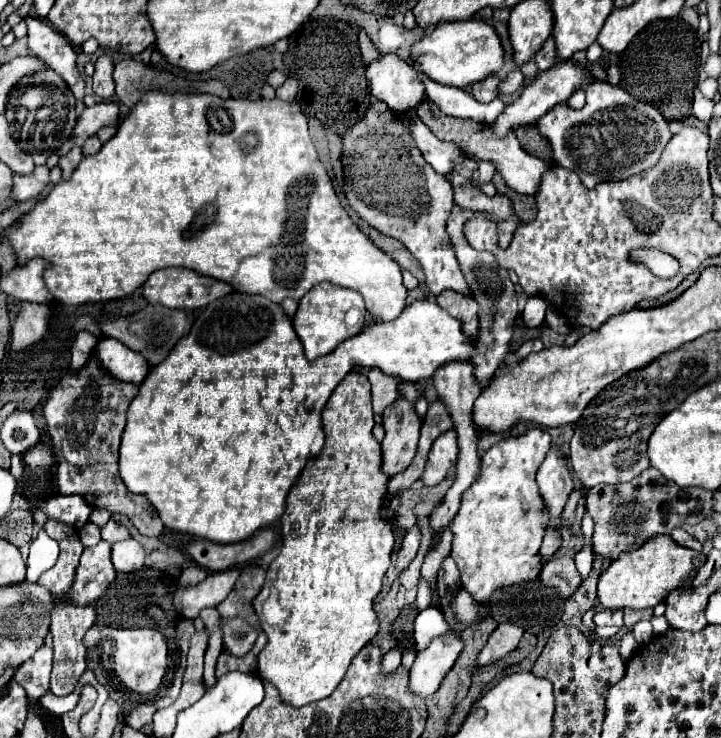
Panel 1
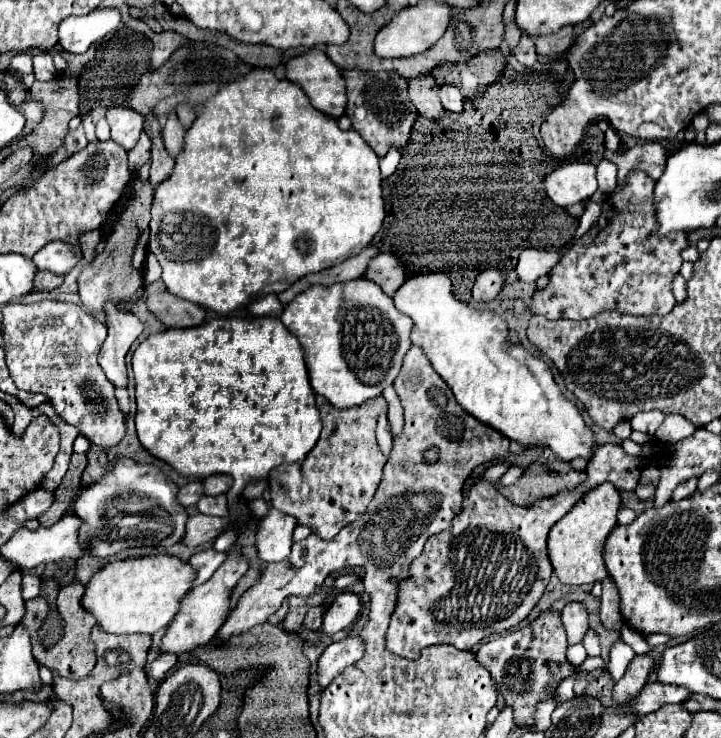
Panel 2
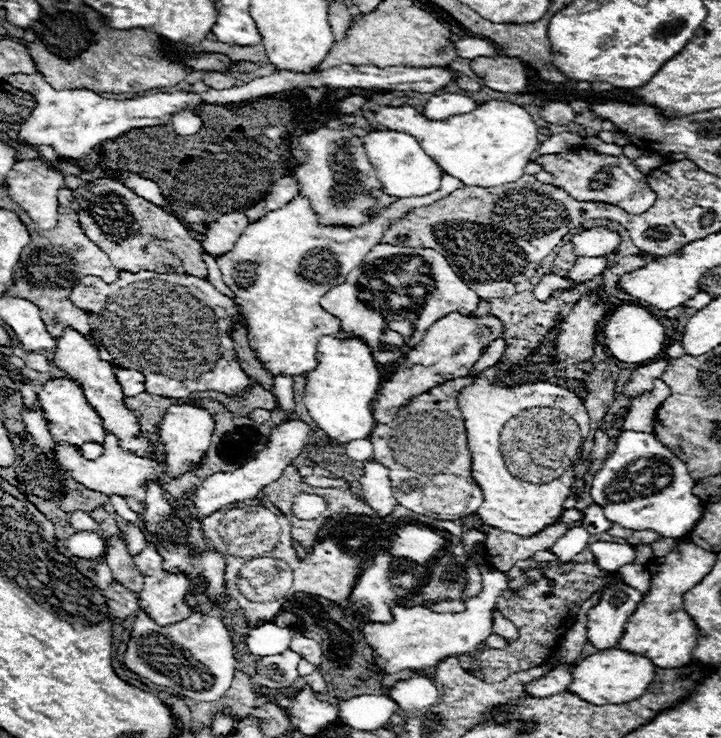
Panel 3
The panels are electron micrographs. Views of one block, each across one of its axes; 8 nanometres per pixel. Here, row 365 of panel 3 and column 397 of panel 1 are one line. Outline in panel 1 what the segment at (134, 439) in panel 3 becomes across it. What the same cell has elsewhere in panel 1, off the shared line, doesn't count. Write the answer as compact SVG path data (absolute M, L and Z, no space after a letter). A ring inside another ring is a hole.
M384 54L366 68L368 90L394 112L414 110L424 98L422 74L396 54Z

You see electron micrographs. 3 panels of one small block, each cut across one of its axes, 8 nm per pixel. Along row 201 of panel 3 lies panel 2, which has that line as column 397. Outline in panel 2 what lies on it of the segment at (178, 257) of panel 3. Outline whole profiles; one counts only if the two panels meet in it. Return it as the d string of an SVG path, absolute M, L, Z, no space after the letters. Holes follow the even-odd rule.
M344 70L342 72L346 80L346 116L350 118L354 130L364 138L364 142L370 144L370 148L384 156L390 146L404 148L412 130L412 124L416 120L418 110L410 102L406 94L406 78L398 76L396 72L364 72L364 70Z

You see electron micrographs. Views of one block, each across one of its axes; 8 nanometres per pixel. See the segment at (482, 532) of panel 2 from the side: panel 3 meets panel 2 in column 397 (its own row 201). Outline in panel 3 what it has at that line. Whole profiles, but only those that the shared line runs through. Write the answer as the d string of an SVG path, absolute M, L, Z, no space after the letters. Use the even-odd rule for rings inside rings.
M576 148L562 154L544 154L536 158L536 162L542 164L542 168L554 176L556 188L566 190L572 198L580 202L586 202L586 200L608 202L608 204L620 206L630 214L642 214L656 200L656 194L646 184L646 176L634 166L634 160L626 156L616 158L616 156L600 154L594 150Z

